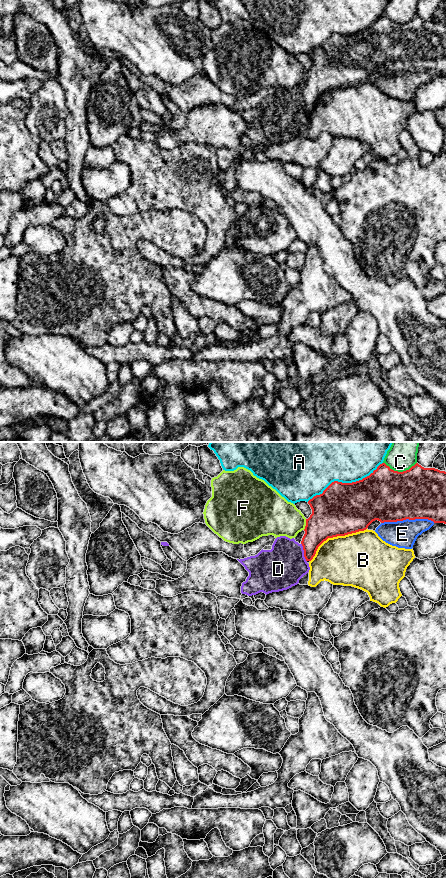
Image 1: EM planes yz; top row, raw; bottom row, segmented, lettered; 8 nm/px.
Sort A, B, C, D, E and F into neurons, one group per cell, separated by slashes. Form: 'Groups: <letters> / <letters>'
Groups: A / B / C / D / E / F

